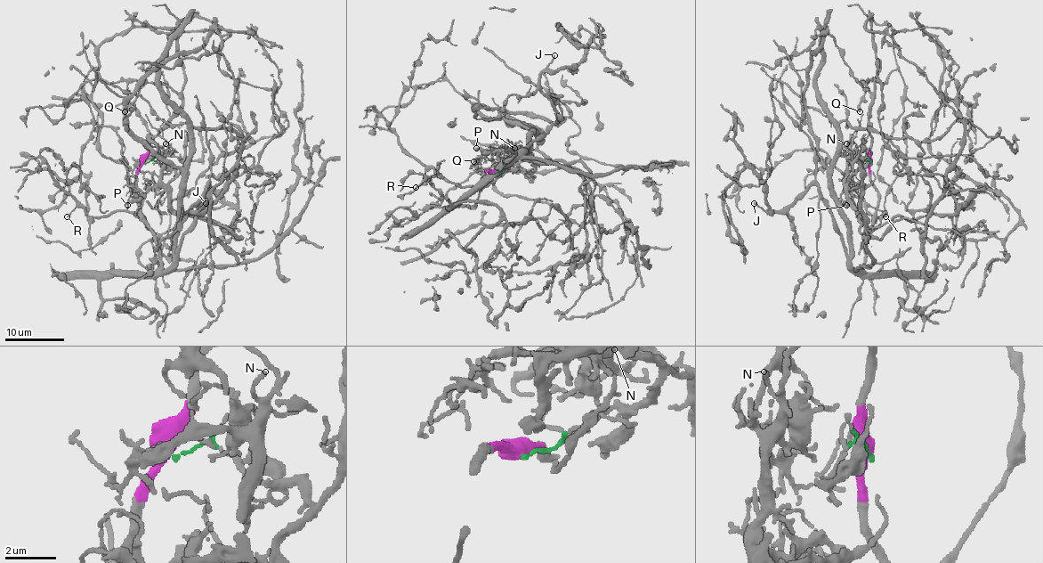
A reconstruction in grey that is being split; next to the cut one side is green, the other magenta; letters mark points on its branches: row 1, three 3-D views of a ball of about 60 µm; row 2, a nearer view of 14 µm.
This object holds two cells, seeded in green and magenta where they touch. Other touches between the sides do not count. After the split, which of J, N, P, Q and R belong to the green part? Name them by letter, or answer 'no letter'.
N, P

